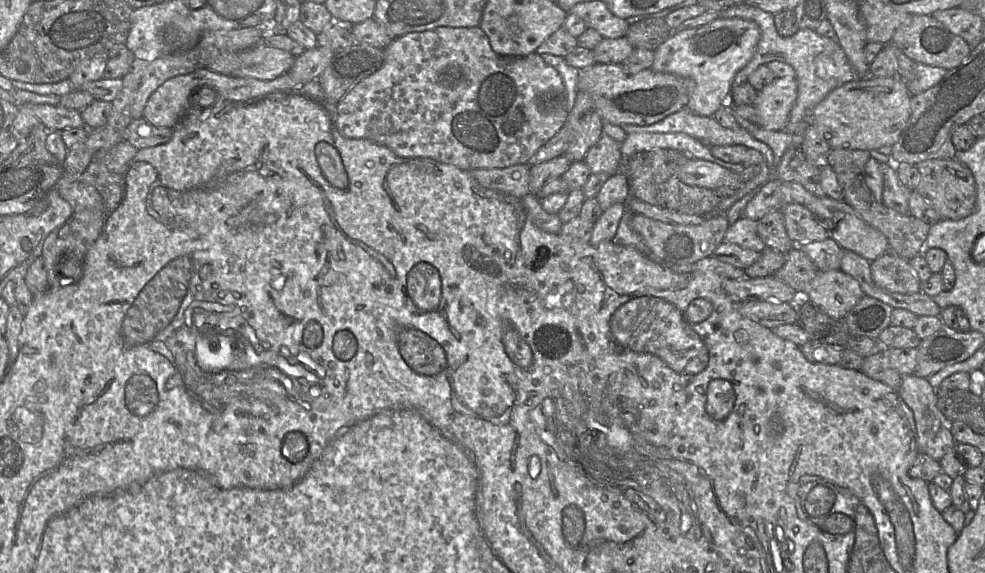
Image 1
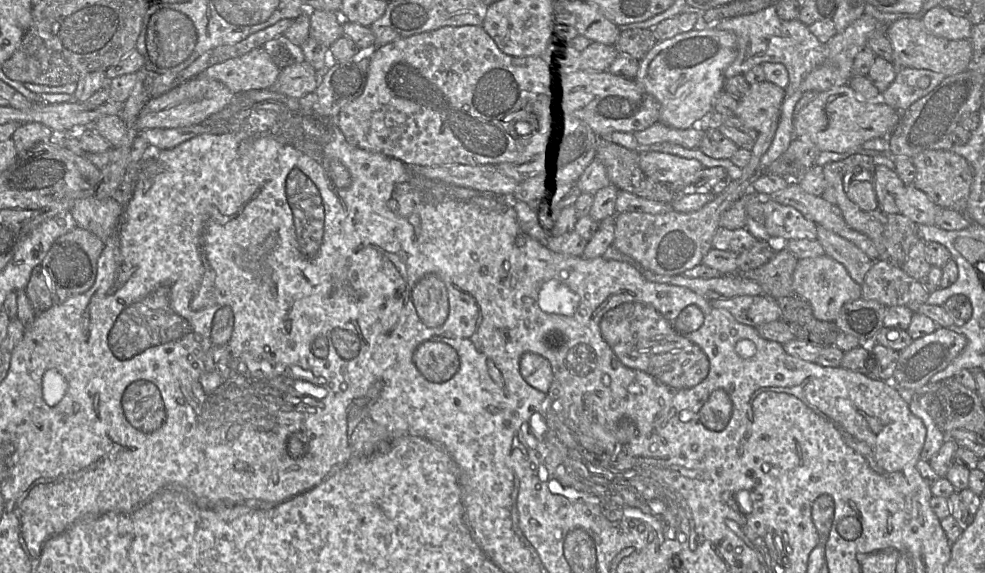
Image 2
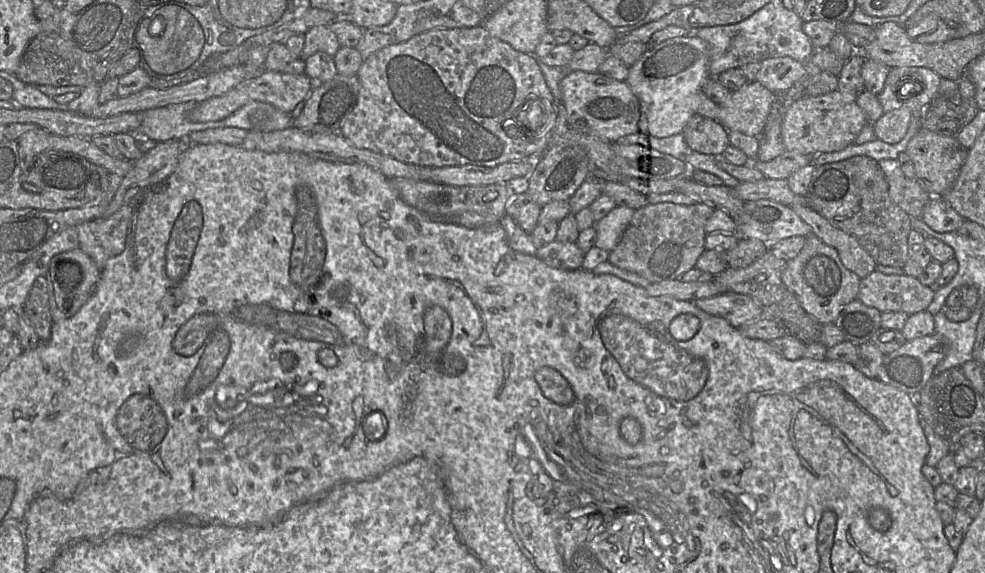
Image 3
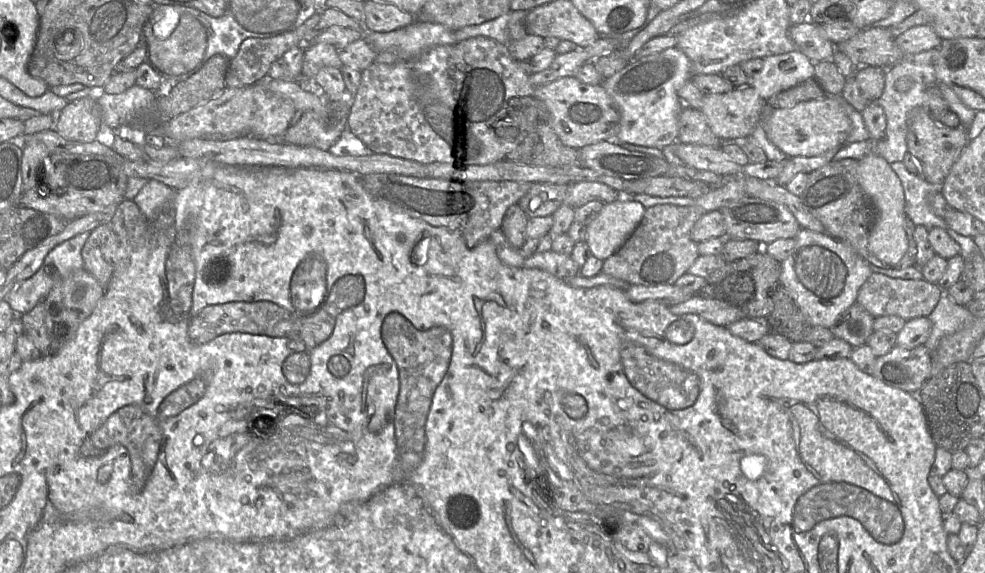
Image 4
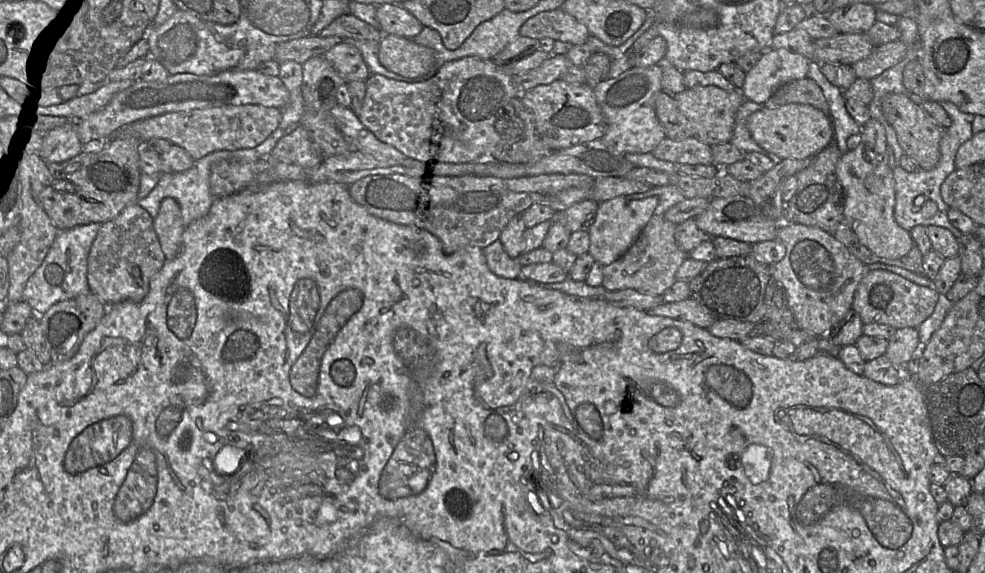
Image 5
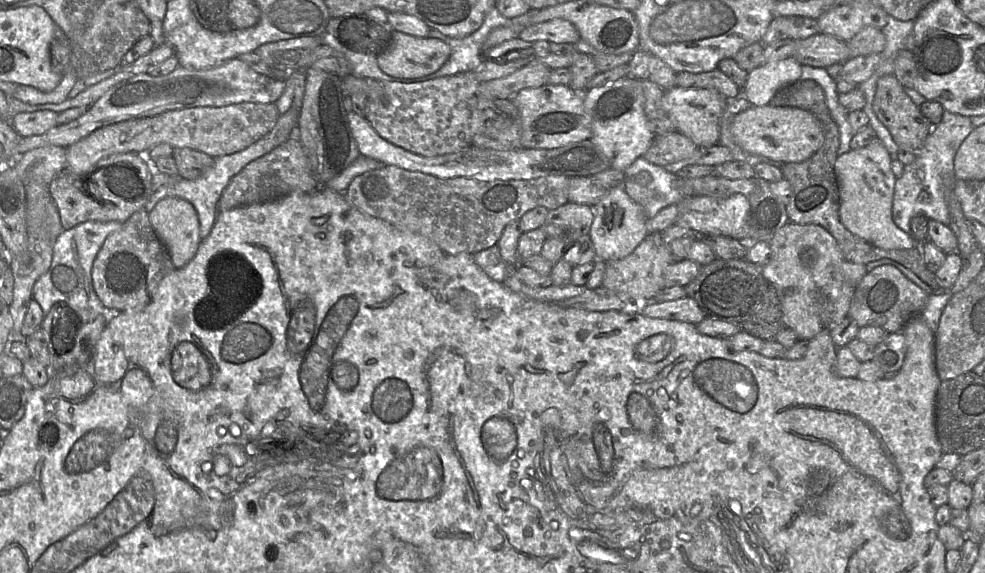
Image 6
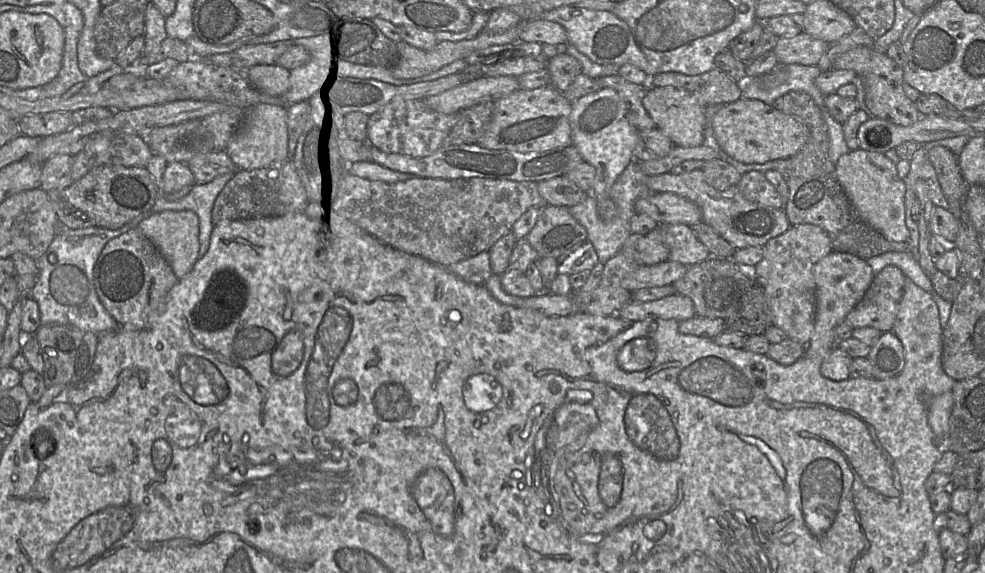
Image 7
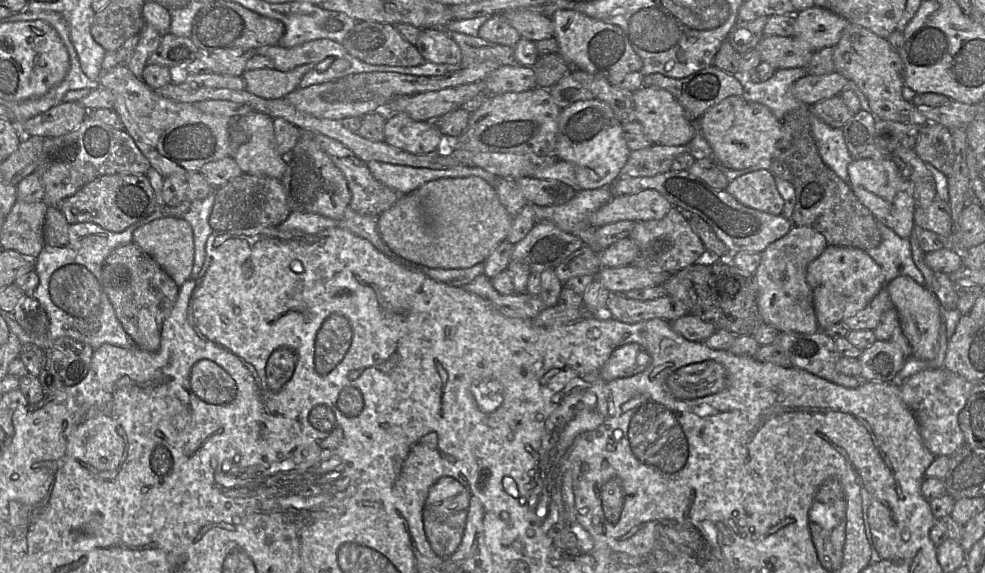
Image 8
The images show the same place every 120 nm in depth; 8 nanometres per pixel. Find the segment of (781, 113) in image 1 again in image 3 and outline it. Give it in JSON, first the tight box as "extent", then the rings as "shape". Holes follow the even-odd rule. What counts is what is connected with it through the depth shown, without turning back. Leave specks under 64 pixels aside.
{"extent":[721,81,776,137],"shape":[[[758,81],[748,82],[721,105],[721,124],[728,131],[760,137],[764,132],[776,94]]]}

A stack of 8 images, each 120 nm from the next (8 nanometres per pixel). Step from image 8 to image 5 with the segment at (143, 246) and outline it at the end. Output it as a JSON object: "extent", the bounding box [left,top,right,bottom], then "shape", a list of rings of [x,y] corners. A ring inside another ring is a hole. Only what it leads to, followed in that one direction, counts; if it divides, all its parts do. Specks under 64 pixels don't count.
{"extent":[153,197,186,259],"shape":[[[166,197],[161,201],[159,212],[153,218],[153,225],[166,259],[174,259],[180,252],[182,235],[186,228],[175,199]]]}

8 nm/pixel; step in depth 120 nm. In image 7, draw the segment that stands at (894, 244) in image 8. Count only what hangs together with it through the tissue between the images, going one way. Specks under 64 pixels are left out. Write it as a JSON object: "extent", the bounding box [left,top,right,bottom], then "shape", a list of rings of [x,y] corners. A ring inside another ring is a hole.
{"extent":[866,252,934,294],"shape":[[[887,252],[879,256],[869,258],[866,261],[871,267],[874,276],[886,266],[896,266],[906,277],[910,278],[925,292],[930,294],[934,292],[930,278],[924,274],[920,265],[910,252]]]}

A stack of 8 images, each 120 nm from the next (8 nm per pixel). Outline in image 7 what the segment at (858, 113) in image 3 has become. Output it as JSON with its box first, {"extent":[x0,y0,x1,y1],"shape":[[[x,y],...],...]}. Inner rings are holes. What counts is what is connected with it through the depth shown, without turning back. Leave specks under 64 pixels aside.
{"extent":[712,98,809,164],"shape":[[[740,98],[724,104],[712,119],[712,129],[721,149],[744,164],[763,164],[795,155],[809,138],[808,128],[795,118],[757,99]]]}

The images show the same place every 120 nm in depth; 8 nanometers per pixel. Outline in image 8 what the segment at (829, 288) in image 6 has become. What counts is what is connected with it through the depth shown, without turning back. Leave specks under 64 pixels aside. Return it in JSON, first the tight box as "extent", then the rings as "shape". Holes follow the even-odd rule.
{"extent":[752,226,828,334],"shape":[[[792,226],[781,238],[760,253],[760,263],[752,275],[758,311],[764,324],[779,332],[812,334],[819,331],[813,307],[813,295],[806,281],[806,269],[828,246],[825,238],[806,226]]]}

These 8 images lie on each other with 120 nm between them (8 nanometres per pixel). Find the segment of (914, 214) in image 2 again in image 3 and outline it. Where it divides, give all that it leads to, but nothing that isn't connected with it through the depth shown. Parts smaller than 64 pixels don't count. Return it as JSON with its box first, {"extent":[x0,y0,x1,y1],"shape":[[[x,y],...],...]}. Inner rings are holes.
{"extent":[921,196,965,233],"shape":[[[932,196],[925,206],[921,220],[939,233],[956,232],[965,219],[942,197]]]}

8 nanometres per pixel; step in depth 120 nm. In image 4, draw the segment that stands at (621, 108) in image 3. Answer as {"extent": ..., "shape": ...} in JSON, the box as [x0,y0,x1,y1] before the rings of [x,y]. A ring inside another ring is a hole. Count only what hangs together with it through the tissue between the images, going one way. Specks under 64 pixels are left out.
{"extent":[534,76,620,149],"shape":[[[574,76],[563,77],[536,87],[534,97],[545,104],[554,132],[564,145],[579,149],[600,141],[615,140],[620,127],[620,114],[601,84],[590,85]]]}

